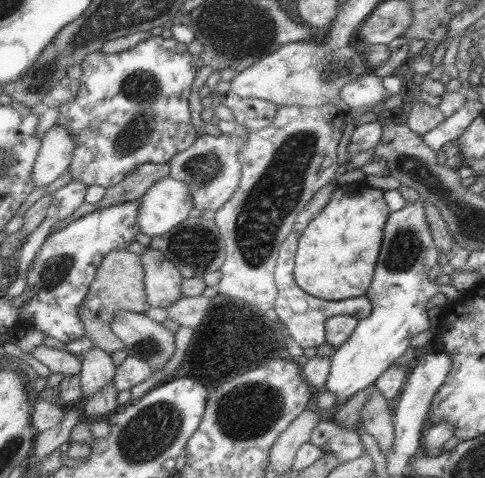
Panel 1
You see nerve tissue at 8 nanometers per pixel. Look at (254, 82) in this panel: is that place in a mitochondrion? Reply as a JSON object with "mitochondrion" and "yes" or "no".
{"mitochondrion":"no"}

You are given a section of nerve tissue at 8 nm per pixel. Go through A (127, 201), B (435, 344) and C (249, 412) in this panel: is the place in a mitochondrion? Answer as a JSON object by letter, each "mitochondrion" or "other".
{"A":"other","B":"other","C":"mitochondrion"}

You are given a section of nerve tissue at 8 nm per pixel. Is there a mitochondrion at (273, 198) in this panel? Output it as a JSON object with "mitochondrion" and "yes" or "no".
{"mitochondrion":"yes"}

